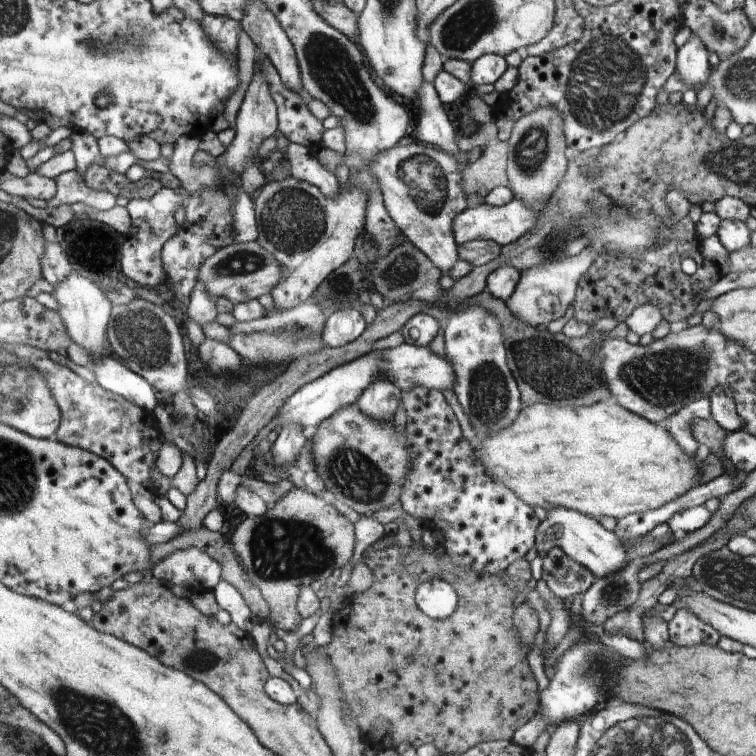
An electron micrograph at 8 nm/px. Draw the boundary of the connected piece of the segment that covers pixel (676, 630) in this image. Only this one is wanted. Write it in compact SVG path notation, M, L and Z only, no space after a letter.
M679 608L667 622L668 641L675 646L689 647L703 644L715 647L721 636L709 624L699 620L687 608Z

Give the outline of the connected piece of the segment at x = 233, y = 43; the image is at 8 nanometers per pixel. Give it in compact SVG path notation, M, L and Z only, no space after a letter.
M206 14L202 24L205 34L219 50L238 56L239 32L244 30L241 21L222 15Z

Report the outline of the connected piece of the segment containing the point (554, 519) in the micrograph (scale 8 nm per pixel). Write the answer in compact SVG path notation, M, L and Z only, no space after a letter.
M563 506L551 508L540 526L536 535L536 548L538 555L545 558L553 548L561 548L572 560L589 568L595 578L605 578L609 574L621 572L629 564L625 544L609 531L597 518L587 516L579 510L569 510Z

